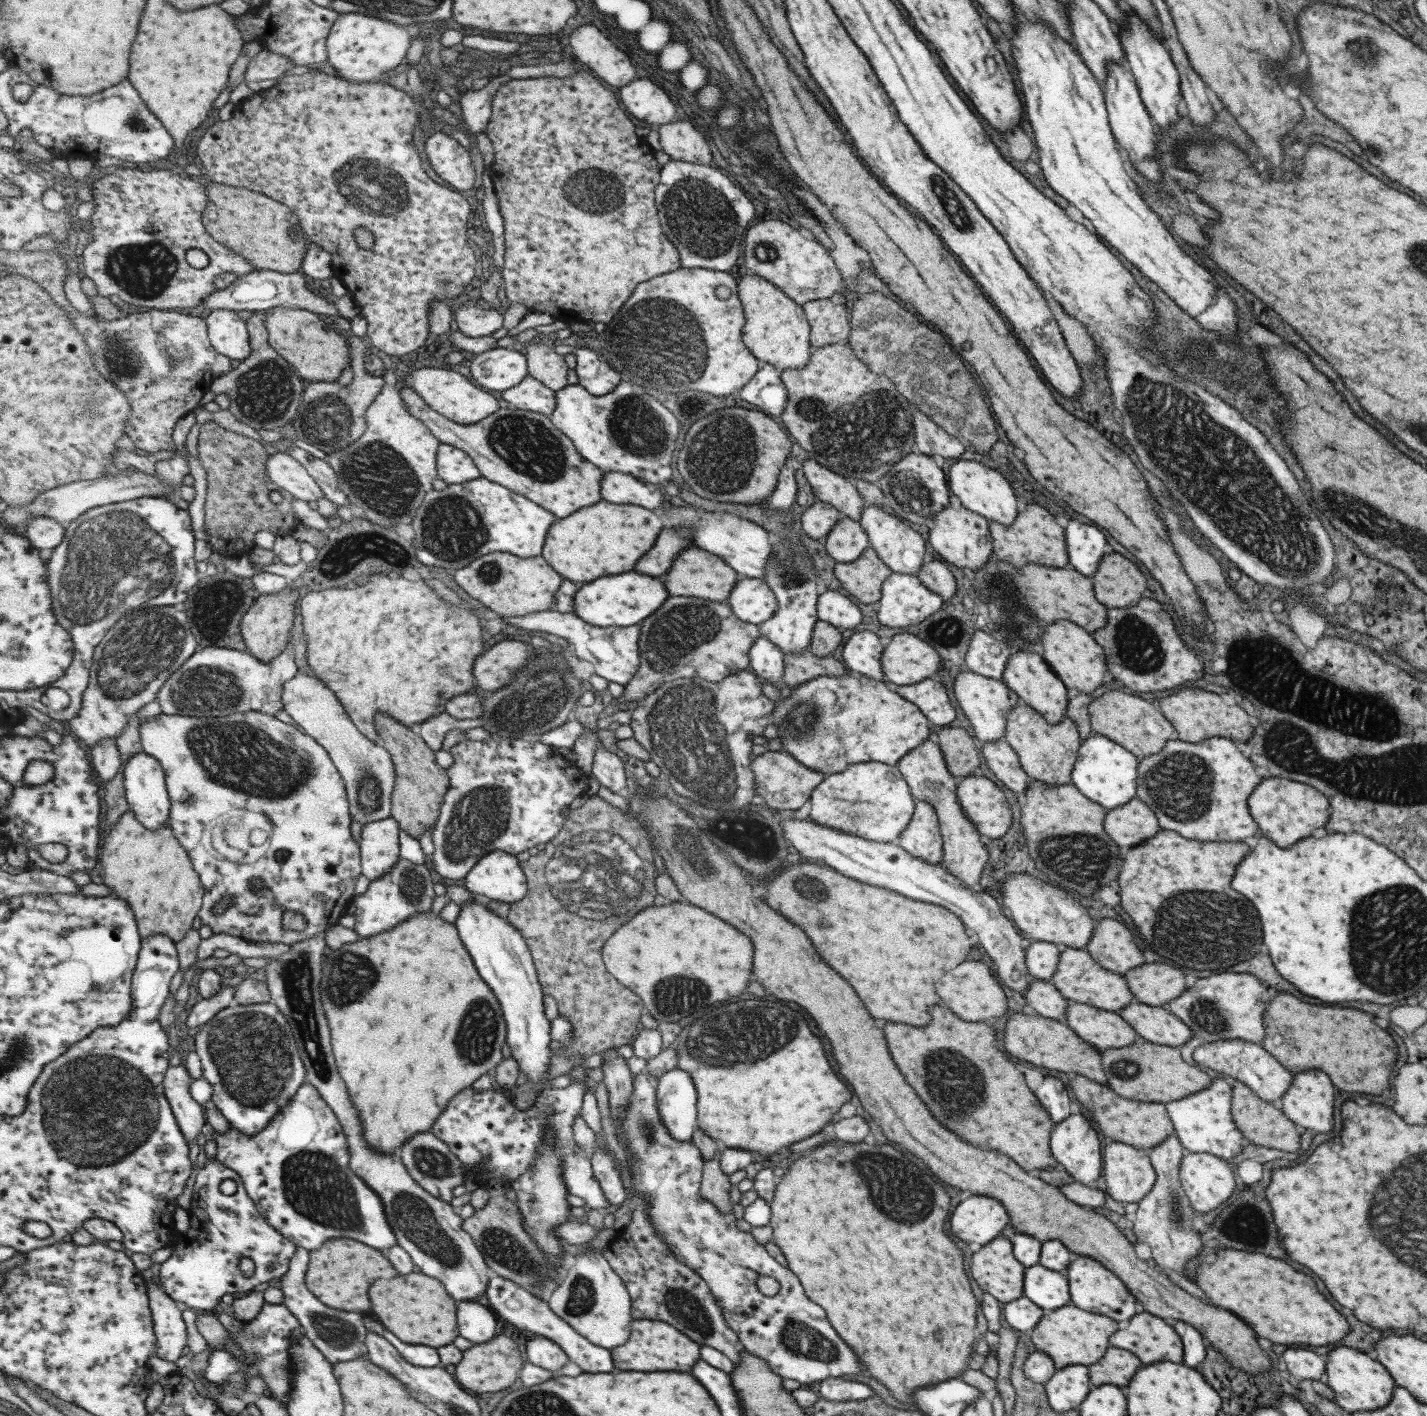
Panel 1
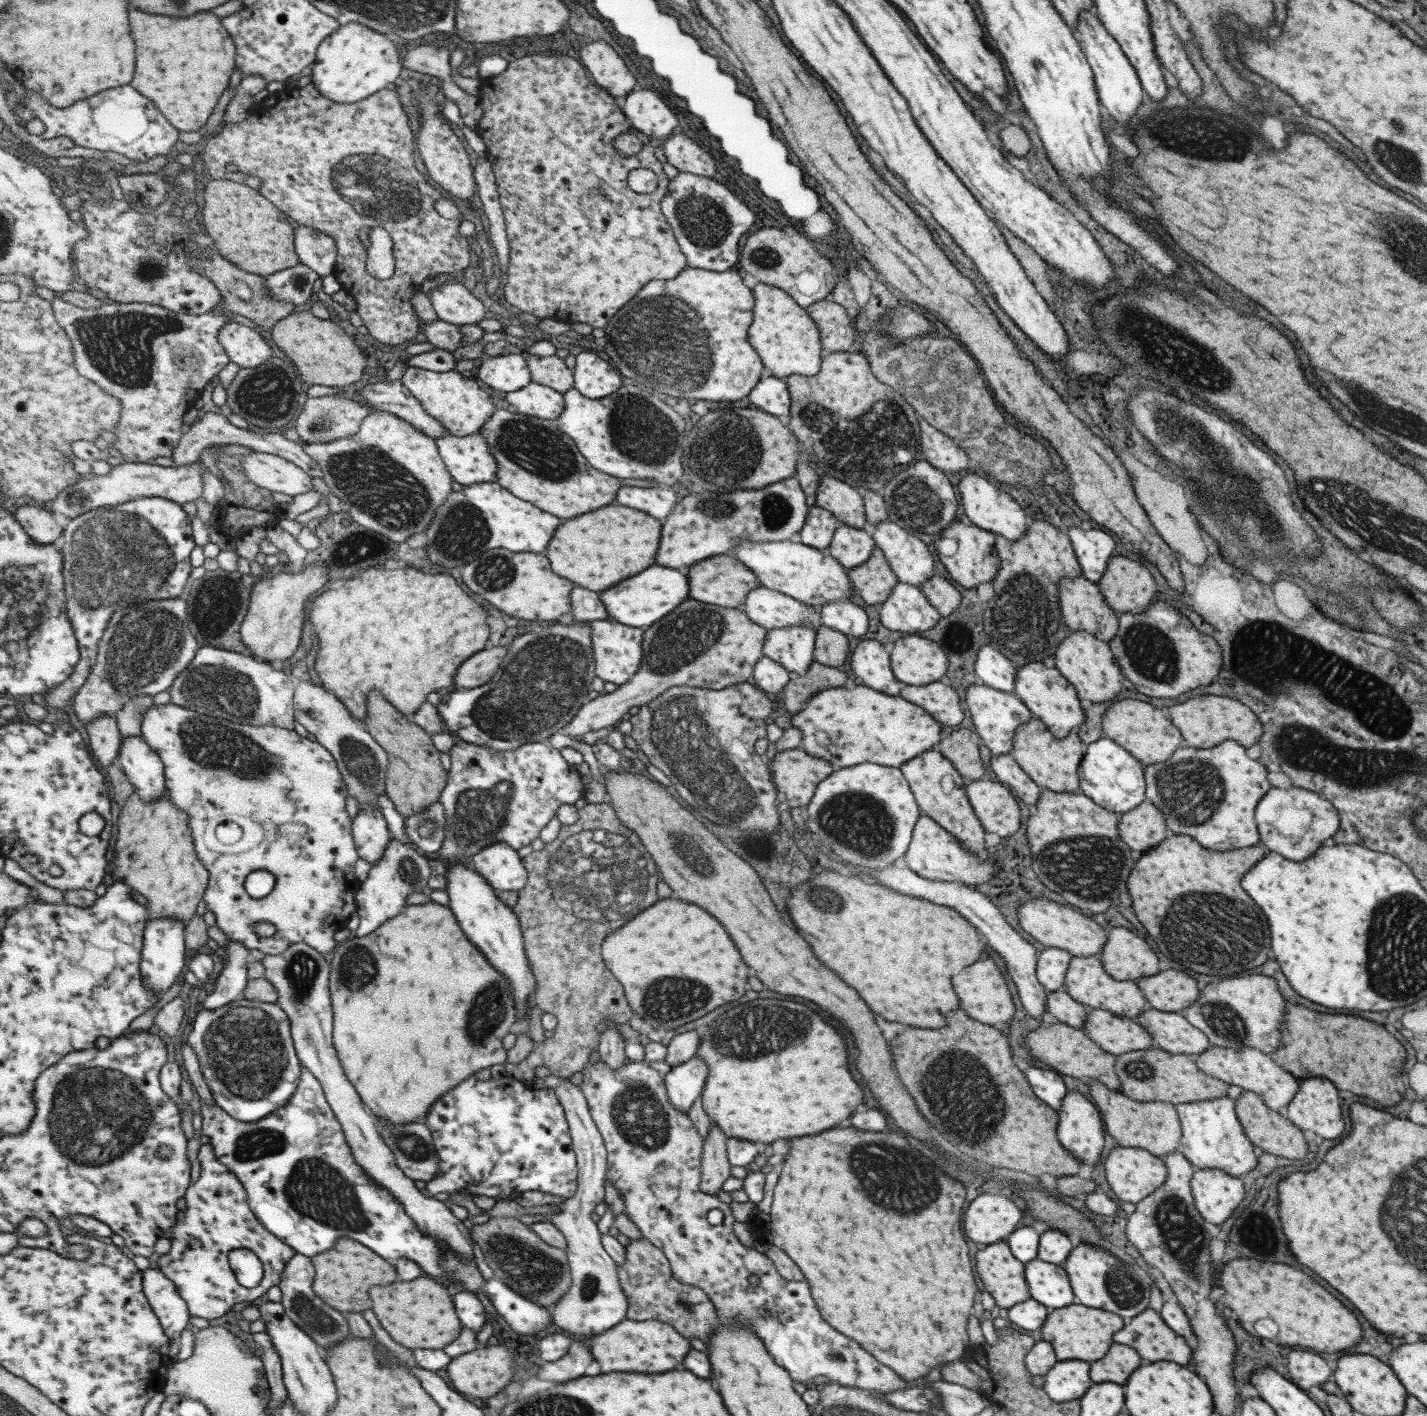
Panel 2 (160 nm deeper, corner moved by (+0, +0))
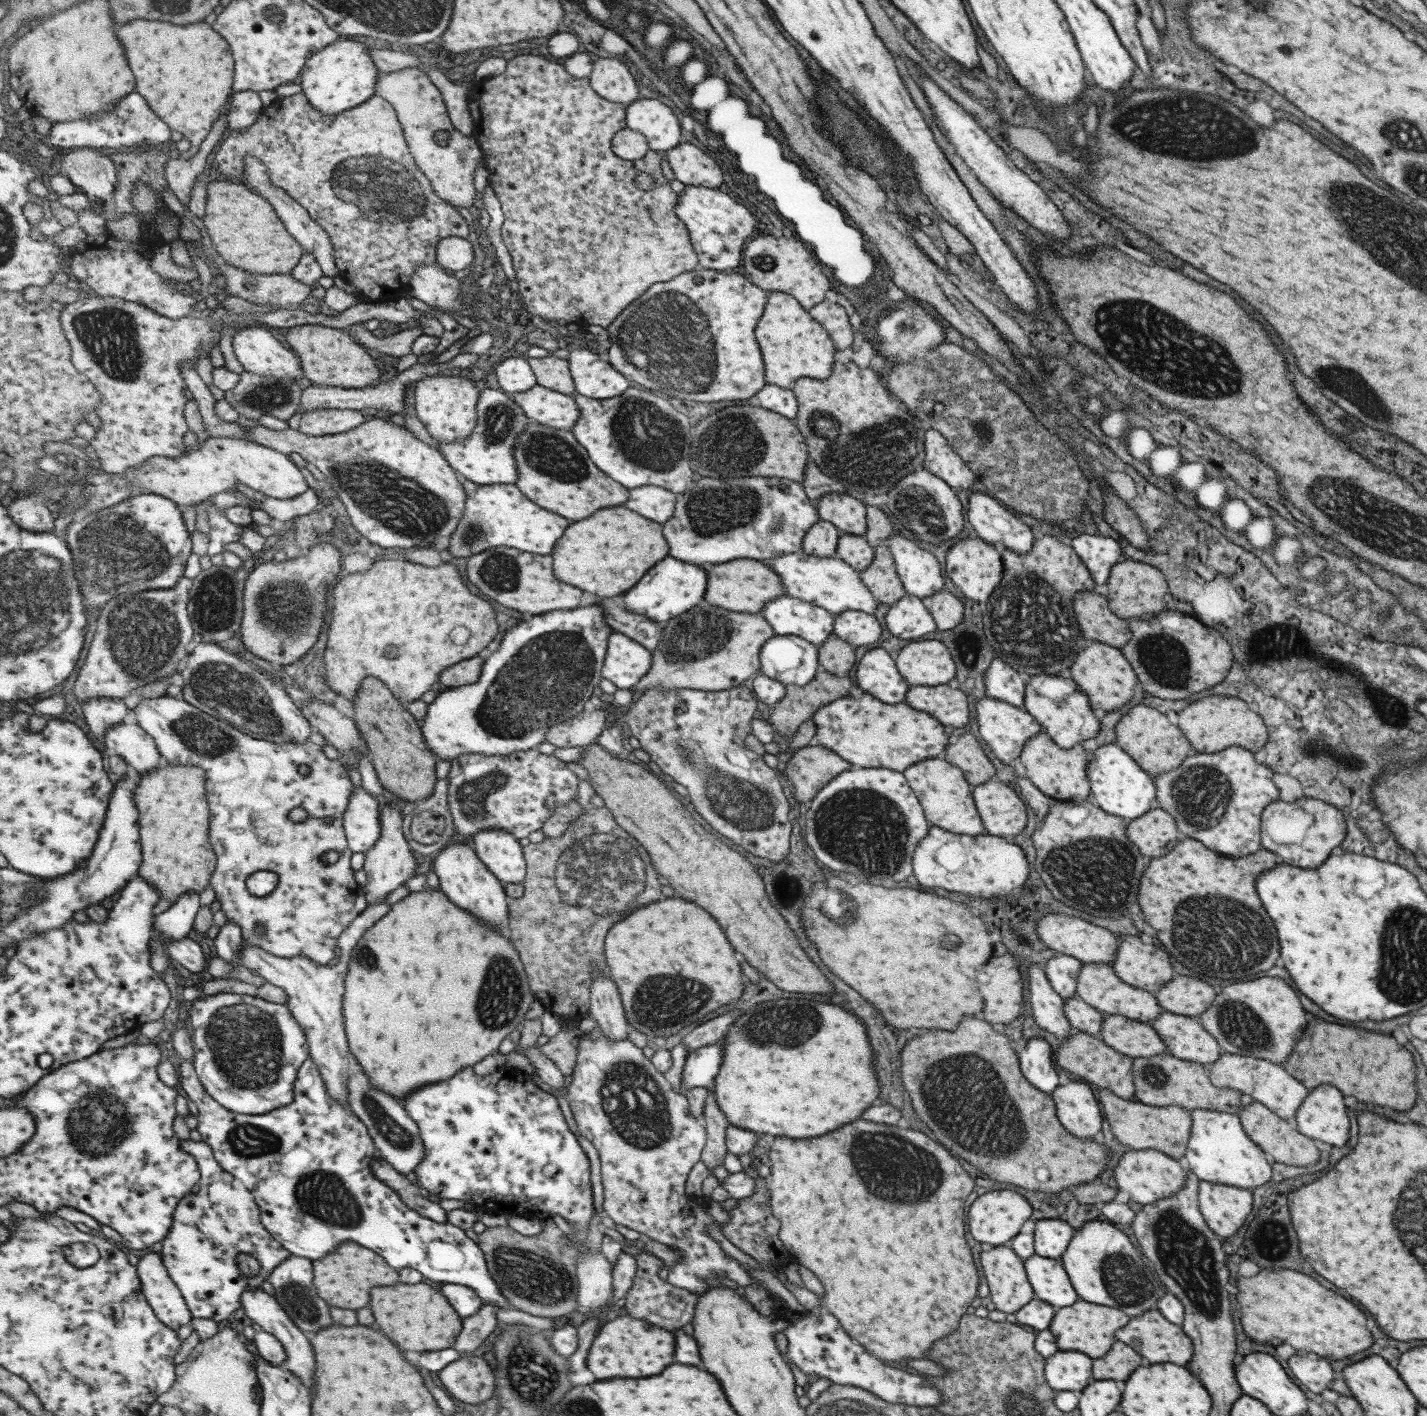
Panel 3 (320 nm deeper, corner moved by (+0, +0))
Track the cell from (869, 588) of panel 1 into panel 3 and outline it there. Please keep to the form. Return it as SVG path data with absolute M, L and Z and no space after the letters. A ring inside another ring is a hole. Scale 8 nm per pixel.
M879 545L874 549L873 561L859 571L859 580L878 603L891 606L904 596L888 548Z

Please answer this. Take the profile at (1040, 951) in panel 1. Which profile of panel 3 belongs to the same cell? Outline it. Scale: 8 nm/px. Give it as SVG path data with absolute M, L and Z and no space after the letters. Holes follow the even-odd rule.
M1059 953L1048 959L1042 967L1051 988L1061 999L1075 998L1076 978L1081 965L1080 960Z

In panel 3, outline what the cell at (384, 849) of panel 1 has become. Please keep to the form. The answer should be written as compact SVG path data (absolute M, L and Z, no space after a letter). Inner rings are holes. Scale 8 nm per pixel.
M365 787L354 789L343 824L350 849L365 854L382 837L382 809L379 800L369 794Z

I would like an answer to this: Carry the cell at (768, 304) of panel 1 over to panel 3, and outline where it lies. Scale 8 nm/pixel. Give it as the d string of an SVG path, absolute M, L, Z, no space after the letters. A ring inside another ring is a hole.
M769 291L765 310L754 330L755 340L765 366L766 384L789 389L801 377L823 380L832 371L834 349L832 340L820 324L811 318L792 296Z

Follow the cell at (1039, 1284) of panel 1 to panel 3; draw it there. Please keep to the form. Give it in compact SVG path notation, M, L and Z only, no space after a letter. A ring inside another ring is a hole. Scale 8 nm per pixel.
M1033 1253L1023 1264L1035 1298L1059 1309L1079 1300L1058 1259Z

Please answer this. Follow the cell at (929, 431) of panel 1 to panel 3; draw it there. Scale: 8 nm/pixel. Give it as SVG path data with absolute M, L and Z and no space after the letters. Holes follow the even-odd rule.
M933 427L927 429L924 436L925 454L921 468L942 478L951 488L969 488L976 478L947 444L946 438Z

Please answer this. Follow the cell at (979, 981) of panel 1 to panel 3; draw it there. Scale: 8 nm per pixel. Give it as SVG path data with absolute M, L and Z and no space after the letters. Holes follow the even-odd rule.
M1013 954L989 960L977 970L979 992L983 996L983 1016L987 1022L1008 1025L1022 1012L1023 982Z

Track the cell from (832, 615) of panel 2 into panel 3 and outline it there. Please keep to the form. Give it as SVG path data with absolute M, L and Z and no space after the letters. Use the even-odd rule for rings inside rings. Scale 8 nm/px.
M844 610L834 615L832 633L854 648L877 642L881 626L872 614L859 610Z

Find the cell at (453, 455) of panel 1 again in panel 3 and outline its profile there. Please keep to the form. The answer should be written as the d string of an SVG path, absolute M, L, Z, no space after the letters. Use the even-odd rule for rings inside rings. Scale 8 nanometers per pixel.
M482 385L478 402L478 425L474 432L461 442L439 443L439 450L456 471L477 485L516 484L520 474L514 448L519 435L527 430L530 421L513 394L501 388L495 390Z

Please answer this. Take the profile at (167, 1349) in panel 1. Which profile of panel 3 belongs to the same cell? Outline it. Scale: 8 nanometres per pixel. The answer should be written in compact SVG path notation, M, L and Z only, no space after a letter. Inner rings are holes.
M151 1252L143 1255L138 1263L143 1293L154 1307L155 1314L172 1329L179 1330L189 1324L193 1316L182 1290L167 1270L163 1257Z

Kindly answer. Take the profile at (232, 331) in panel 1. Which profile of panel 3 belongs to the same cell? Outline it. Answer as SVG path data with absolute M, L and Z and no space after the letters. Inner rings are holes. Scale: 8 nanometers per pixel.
M254 325L251 328L245 328L235 332L232 341L233 350L236 358L244 367L245 371L262 374L263 376L271 376L274 378L285 379L295 378L297 381L306 384L302 359L292 349L275 338L273 332L269 332L263 326Z

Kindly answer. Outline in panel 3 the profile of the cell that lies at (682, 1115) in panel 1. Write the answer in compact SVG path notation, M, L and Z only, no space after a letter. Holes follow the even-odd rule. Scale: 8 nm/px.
M721 1039L688 1052L681 1073L679 1092L684 1094L684 1090L693 1087L704 1089L709 1087L721 1067L721 1054L723 1054Z

